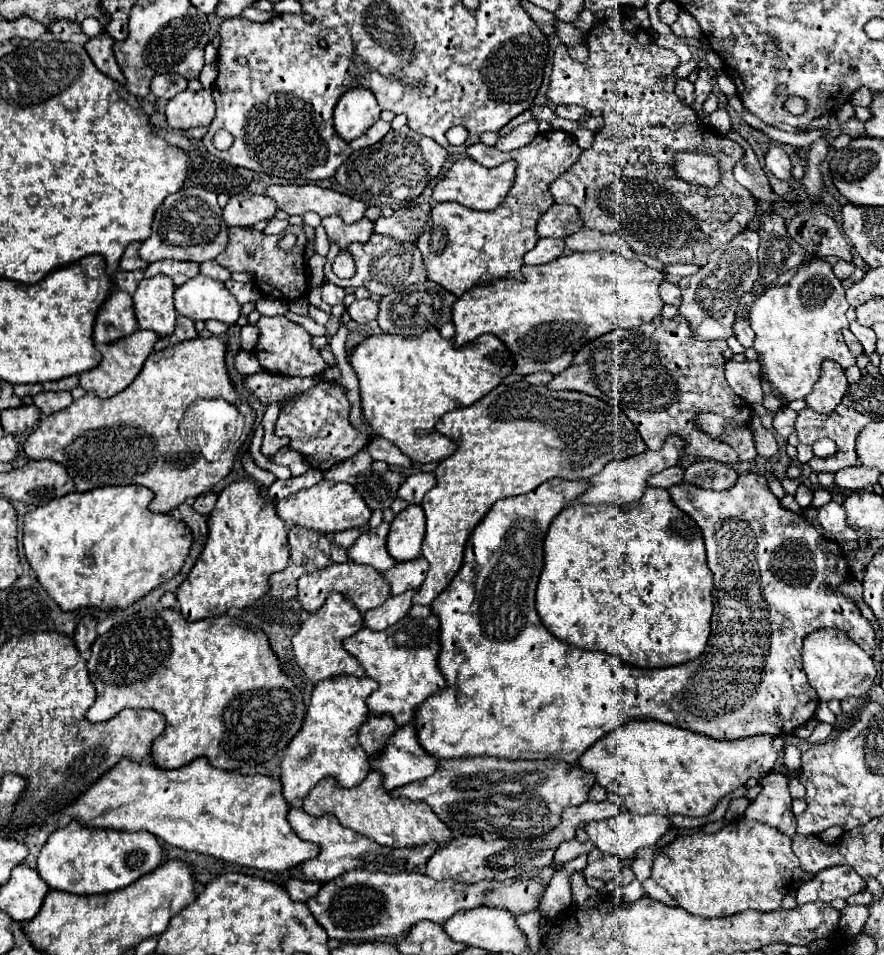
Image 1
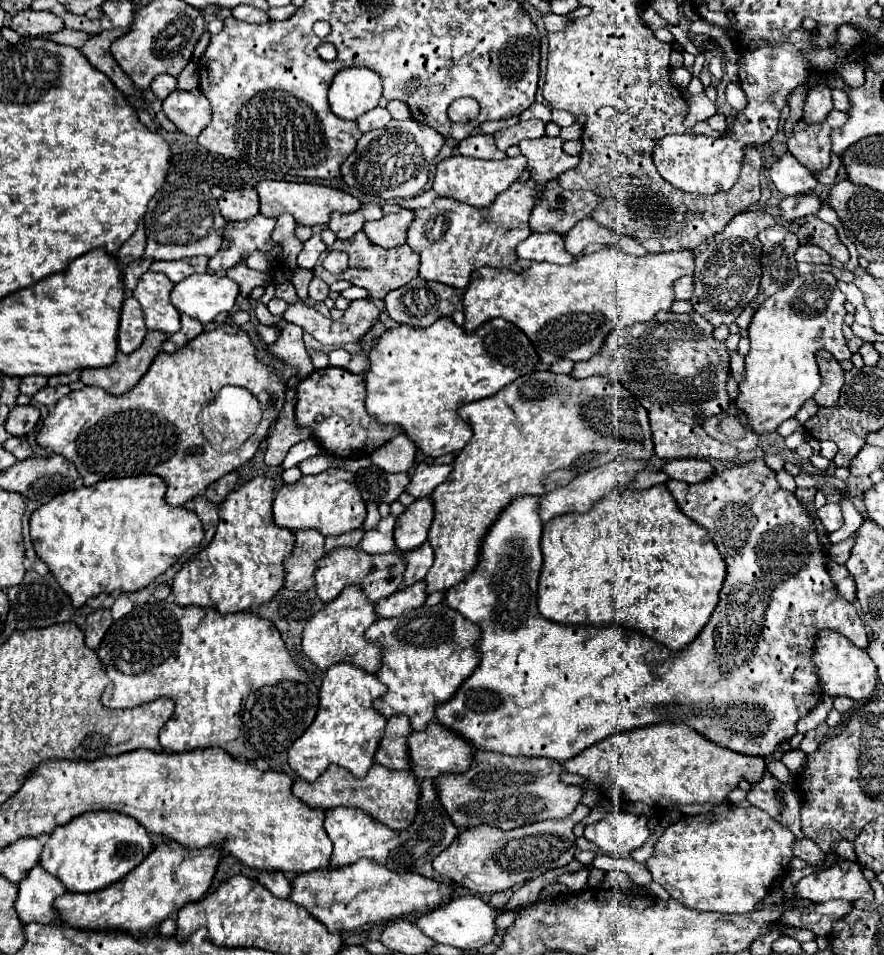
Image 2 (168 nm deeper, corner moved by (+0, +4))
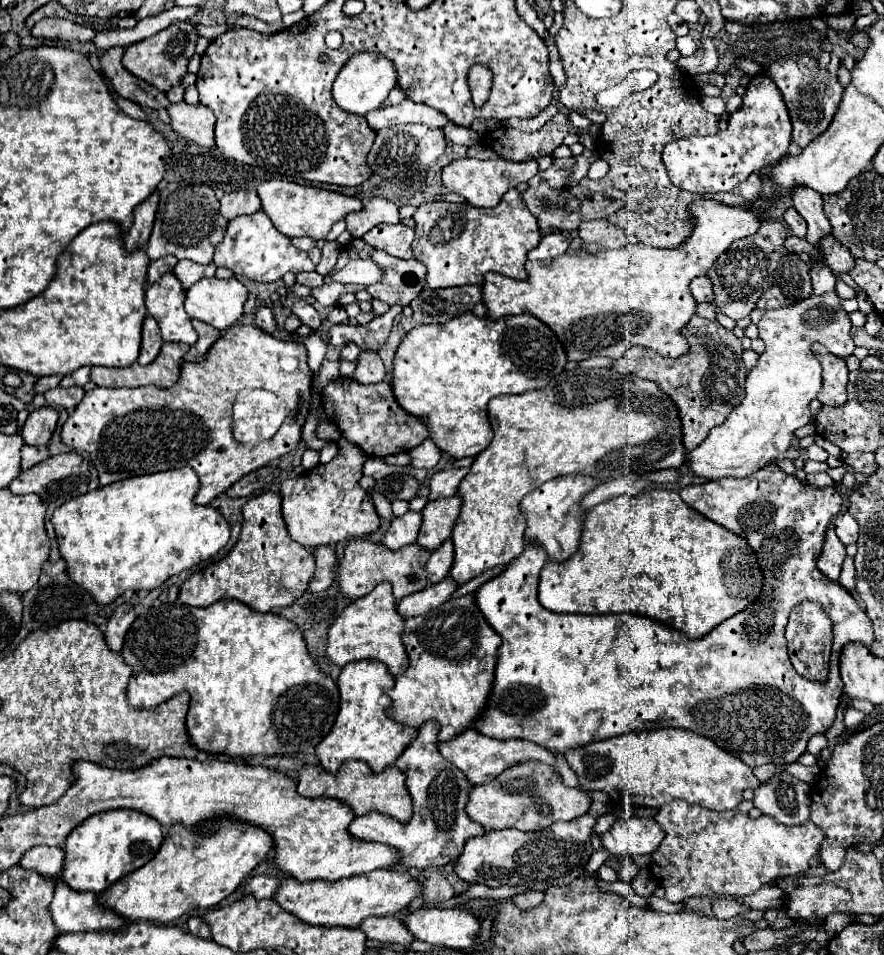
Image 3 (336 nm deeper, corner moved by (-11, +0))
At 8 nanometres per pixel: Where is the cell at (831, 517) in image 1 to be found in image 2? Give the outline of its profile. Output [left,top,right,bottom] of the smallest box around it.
[818,504,844,532]

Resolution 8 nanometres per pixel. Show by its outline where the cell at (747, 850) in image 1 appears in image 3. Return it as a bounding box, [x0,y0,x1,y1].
[651,800,825,918]

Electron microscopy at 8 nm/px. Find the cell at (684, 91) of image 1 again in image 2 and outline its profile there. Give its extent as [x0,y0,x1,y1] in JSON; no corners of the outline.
[682,90,716,130]

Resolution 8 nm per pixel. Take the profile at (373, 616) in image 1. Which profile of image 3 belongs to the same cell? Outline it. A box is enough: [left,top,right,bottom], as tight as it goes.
[397,578,459,618]

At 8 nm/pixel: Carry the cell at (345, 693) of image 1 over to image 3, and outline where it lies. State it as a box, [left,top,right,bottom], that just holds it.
[317,660,417,772]

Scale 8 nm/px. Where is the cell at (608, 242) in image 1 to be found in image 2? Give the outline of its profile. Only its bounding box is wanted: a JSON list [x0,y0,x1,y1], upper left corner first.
[566,218,618,256]

